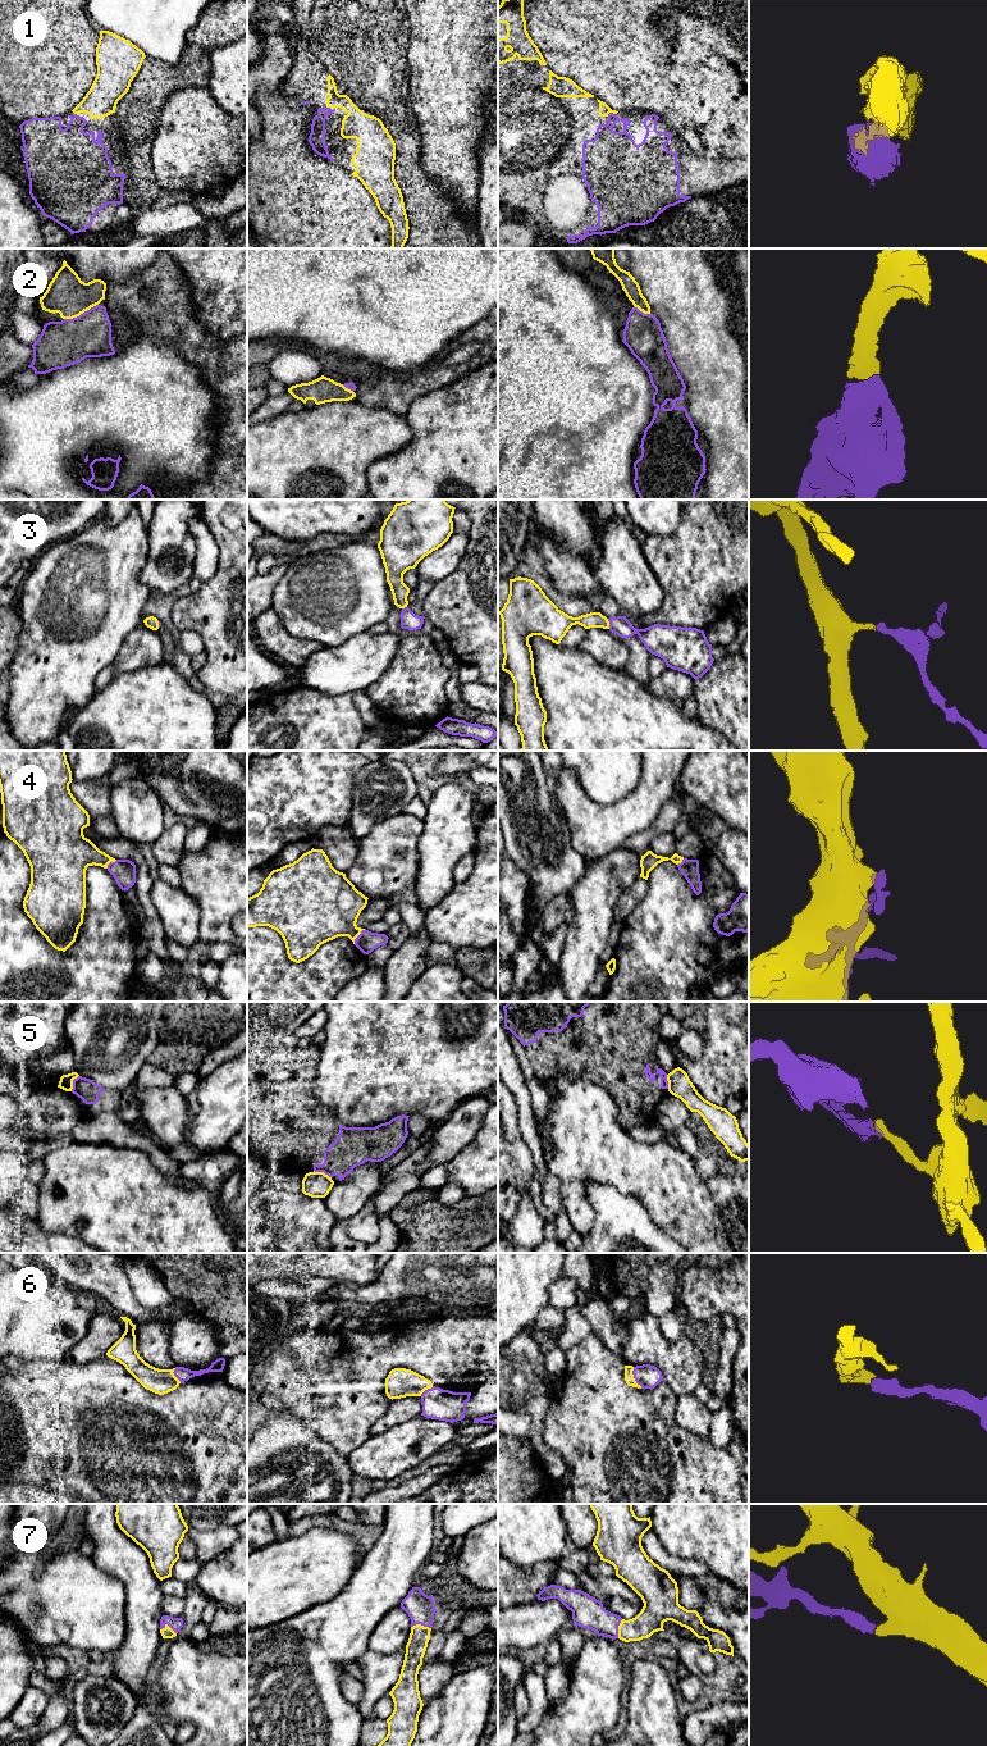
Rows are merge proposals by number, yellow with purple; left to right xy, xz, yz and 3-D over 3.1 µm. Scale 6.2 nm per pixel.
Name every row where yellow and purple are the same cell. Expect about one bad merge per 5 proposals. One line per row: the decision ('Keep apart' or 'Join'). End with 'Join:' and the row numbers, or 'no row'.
1: Join
2: Join
3: Join
4: Join
5: Keep apart
6: Join
7: Join
Join: 1, 2, 3, 4, 6, 7

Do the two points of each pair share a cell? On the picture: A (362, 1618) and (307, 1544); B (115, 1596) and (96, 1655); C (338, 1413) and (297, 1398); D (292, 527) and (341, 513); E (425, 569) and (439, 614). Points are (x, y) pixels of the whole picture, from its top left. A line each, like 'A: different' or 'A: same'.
A: different
B: different
C: same
D: same
E: different

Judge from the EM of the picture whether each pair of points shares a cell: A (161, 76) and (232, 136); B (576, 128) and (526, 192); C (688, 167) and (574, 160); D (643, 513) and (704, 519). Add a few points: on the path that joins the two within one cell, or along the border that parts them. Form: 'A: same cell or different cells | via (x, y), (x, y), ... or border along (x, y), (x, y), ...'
A: different cells | border along (206, 86), (177, 90), (160, 113)
B: same cell | via (576, 146), (558, 167), (544, 174)
C: same cell | via (659, 167), (622, 167), (602, 160)
D: different cells | border along (681, 513), (679, 527), (672, 534), (657, 536)

